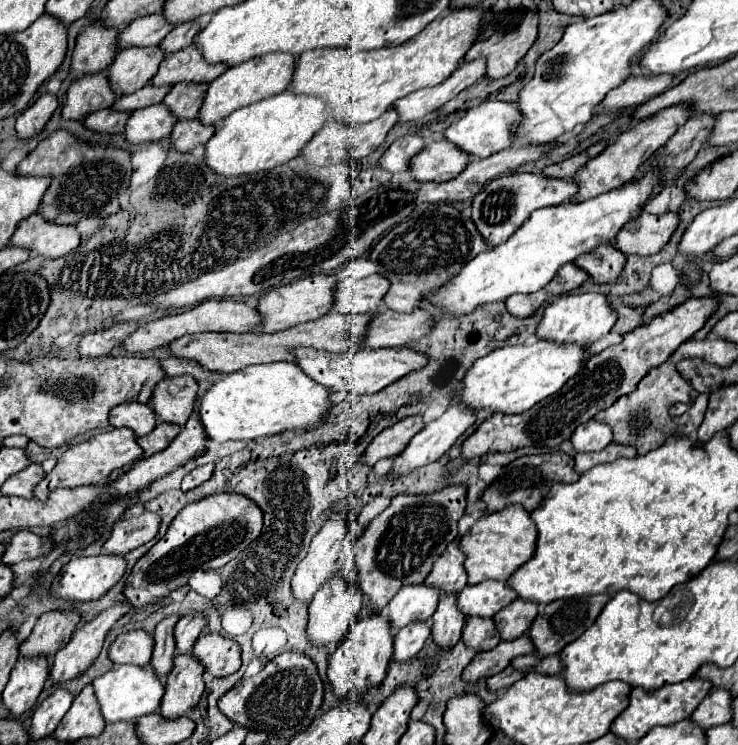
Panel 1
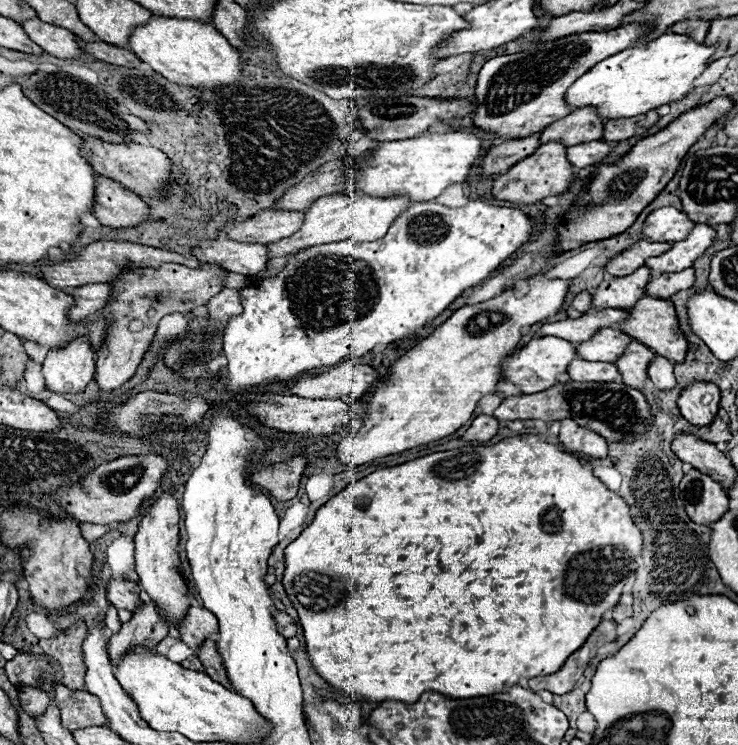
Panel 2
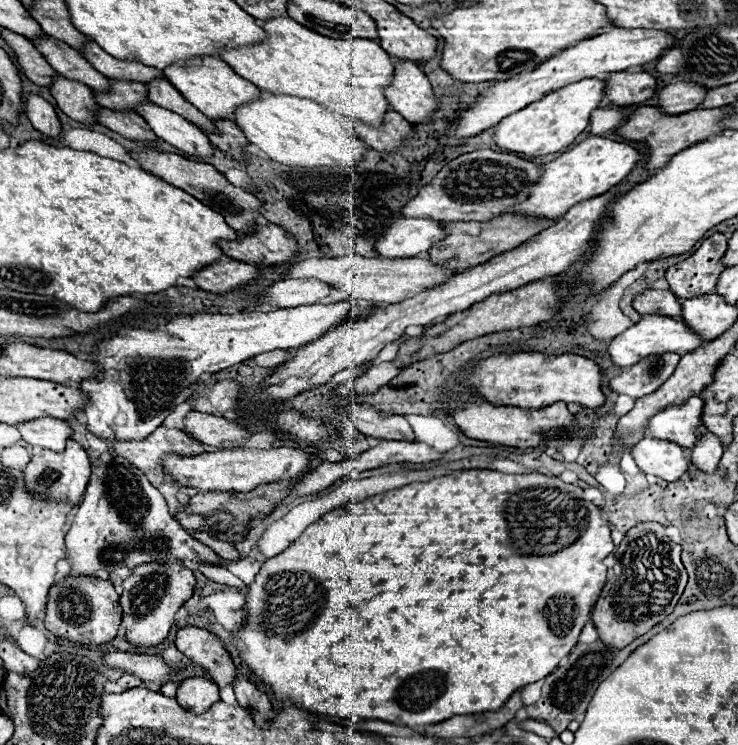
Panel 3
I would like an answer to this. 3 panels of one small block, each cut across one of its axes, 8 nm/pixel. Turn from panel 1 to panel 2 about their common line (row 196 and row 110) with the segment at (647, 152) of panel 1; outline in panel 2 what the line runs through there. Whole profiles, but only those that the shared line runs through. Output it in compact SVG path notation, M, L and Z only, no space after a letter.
M572 110L566 118L548 124L540 132L540 144L560 142L564 146L574 146L582 142L600 140L602 136L602 120L594 114L594 110Z

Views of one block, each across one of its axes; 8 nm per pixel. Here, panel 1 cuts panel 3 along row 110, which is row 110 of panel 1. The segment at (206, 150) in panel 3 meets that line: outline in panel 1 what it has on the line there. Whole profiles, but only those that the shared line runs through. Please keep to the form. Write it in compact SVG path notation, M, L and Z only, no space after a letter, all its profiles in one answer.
M154 104L150 108L136 110L130 116L124 134L132 144L162 140L170 136L176 122L178 122L176 116L168 110L166 104Z

